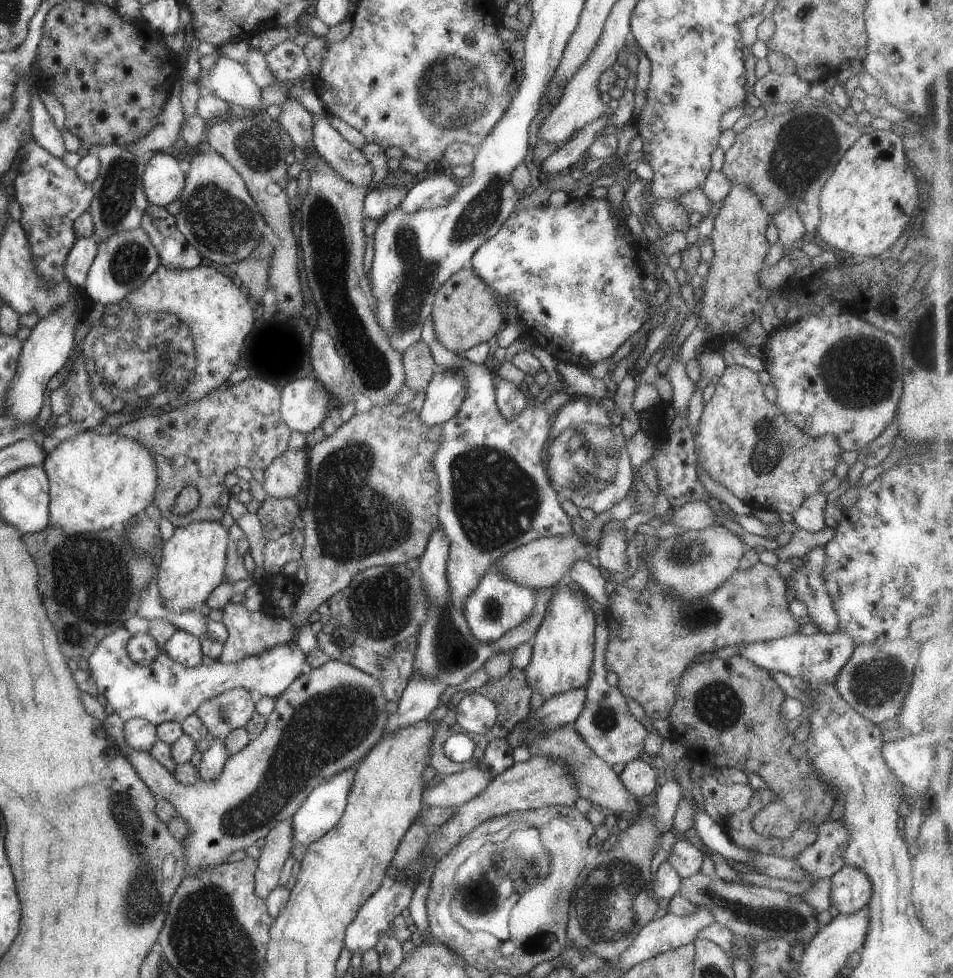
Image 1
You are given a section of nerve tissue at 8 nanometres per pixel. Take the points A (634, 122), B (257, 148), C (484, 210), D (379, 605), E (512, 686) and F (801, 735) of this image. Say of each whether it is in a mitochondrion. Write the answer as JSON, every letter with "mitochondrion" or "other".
{"A":"other","B":"mitochondrion","C":"mitochondrion","D":"mitochondrion","E":"other","F":"other"}

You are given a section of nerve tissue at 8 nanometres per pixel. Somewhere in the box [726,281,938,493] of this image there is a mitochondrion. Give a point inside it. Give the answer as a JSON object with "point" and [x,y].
{"point":[856,373]}

